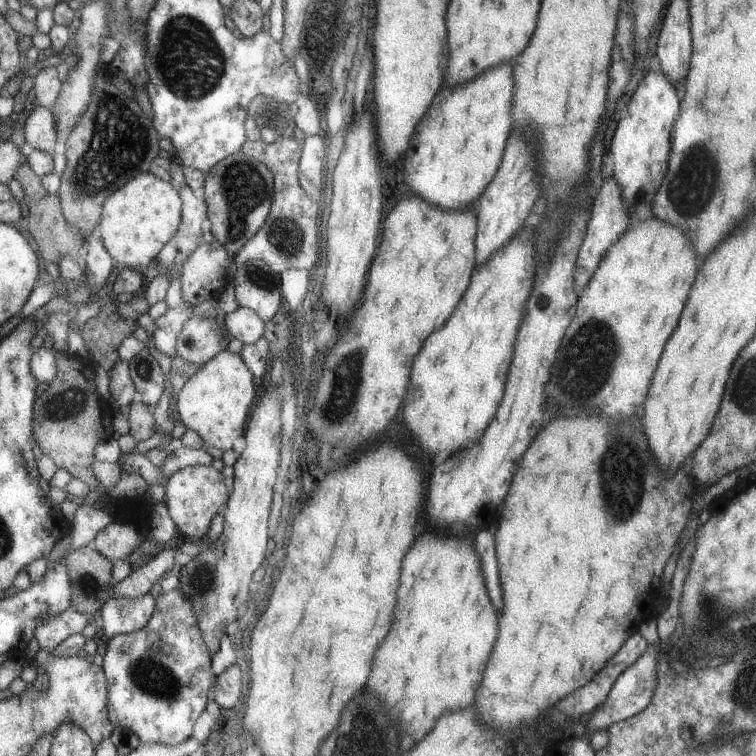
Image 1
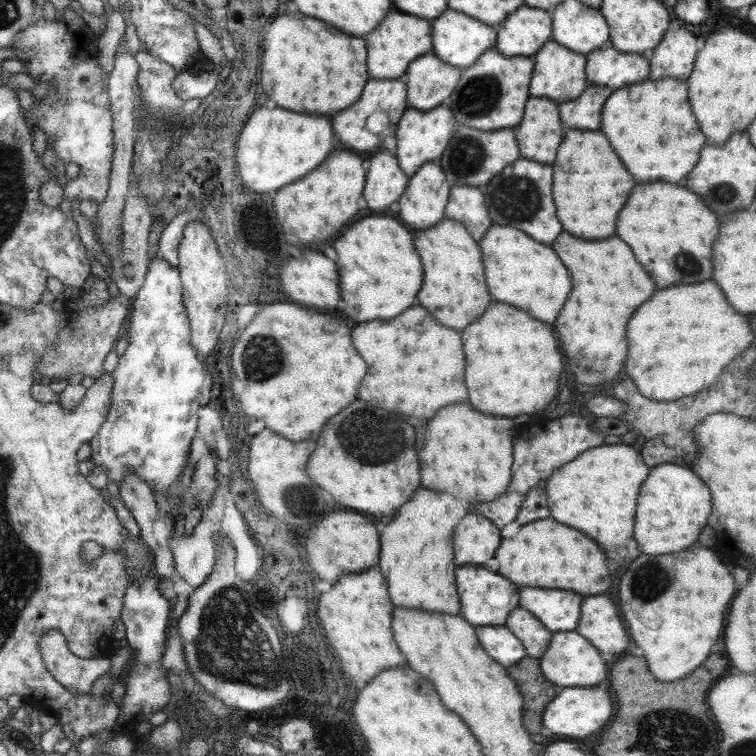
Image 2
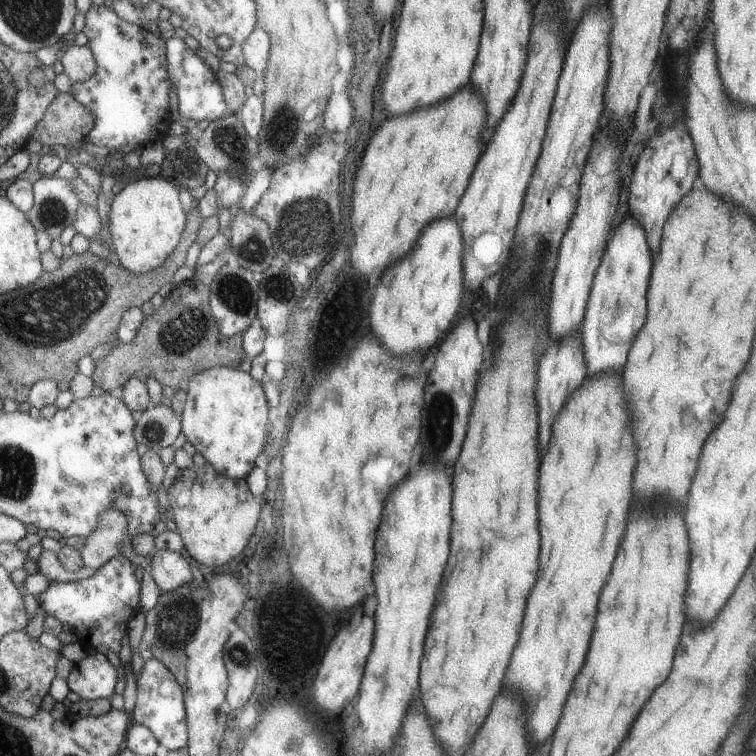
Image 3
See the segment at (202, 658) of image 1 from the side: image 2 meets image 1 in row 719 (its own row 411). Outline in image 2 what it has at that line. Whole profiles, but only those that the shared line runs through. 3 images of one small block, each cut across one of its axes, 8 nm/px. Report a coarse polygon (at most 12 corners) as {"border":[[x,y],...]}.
{"border":[[153,257],[90,459],[167,496],[211,376]]}

